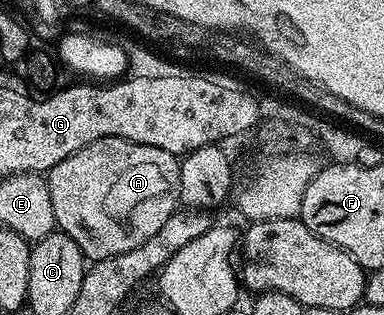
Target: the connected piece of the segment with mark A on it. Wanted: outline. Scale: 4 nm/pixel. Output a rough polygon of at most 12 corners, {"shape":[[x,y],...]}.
{"shape":[[103,137],[48,170],[56,229],[89,262],[181,204],[177,154]]}

